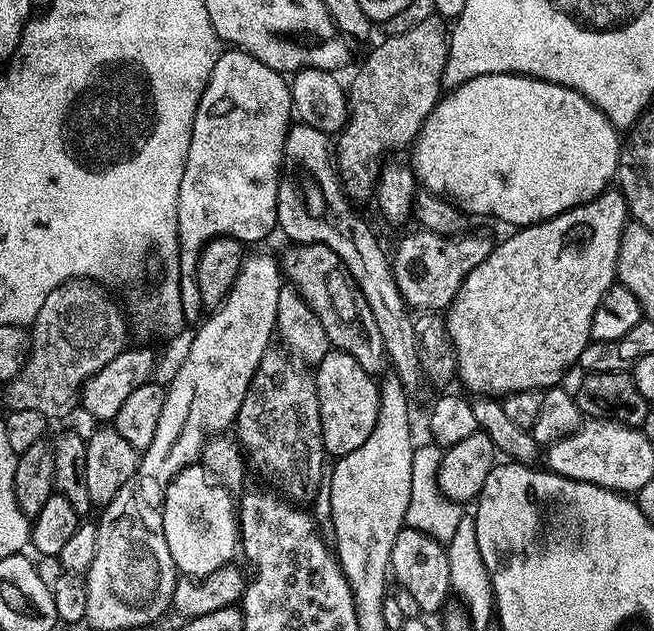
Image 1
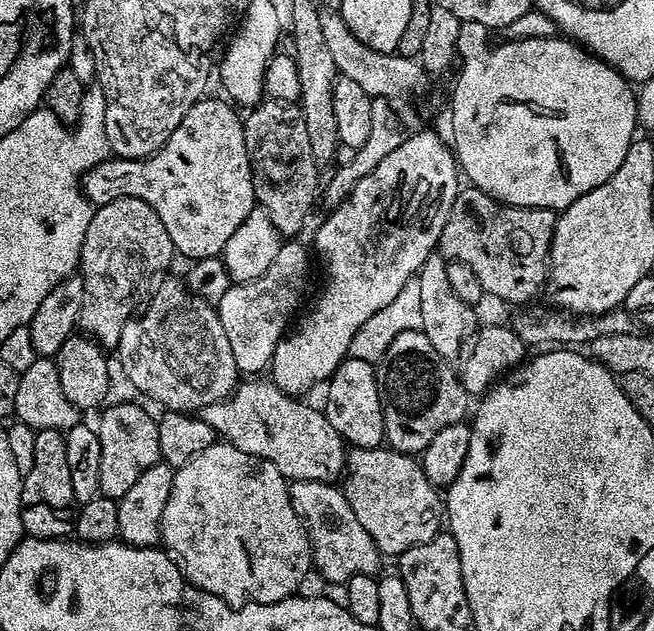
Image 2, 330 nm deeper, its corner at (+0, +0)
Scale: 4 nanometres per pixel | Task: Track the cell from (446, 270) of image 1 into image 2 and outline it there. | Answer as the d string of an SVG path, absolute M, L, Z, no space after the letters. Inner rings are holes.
M471 186L461 187L460 193L454 198L454 206L450 206L450 214L446 218L446 226L442 226L442 234L438 245L439 255L445 260L457 260L458 262L466 262L466 266L470 266L470 270L474 270L474 274L478 277L478 282L482 282L482 290L489 297L497 296L500 300L505 300L508 304L516 304L512 306L524 306L535 298L539 292L543 293L546 288L548 279L548 251L552 245L552 235L554 234L554 226L556 225L557 213L551 208L531 208L530 206L514 206L513 204L504 204L500 200L496 200L490 194L486 194L482 190Z

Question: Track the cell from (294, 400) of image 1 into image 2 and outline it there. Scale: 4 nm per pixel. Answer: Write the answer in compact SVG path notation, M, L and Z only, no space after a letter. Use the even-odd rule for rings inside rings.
M267 98L247 114L243 117L244 137L256 203L270 214L281 237L299 237L322 192L322 168L310 150L306 118L302 118L299 103Z

